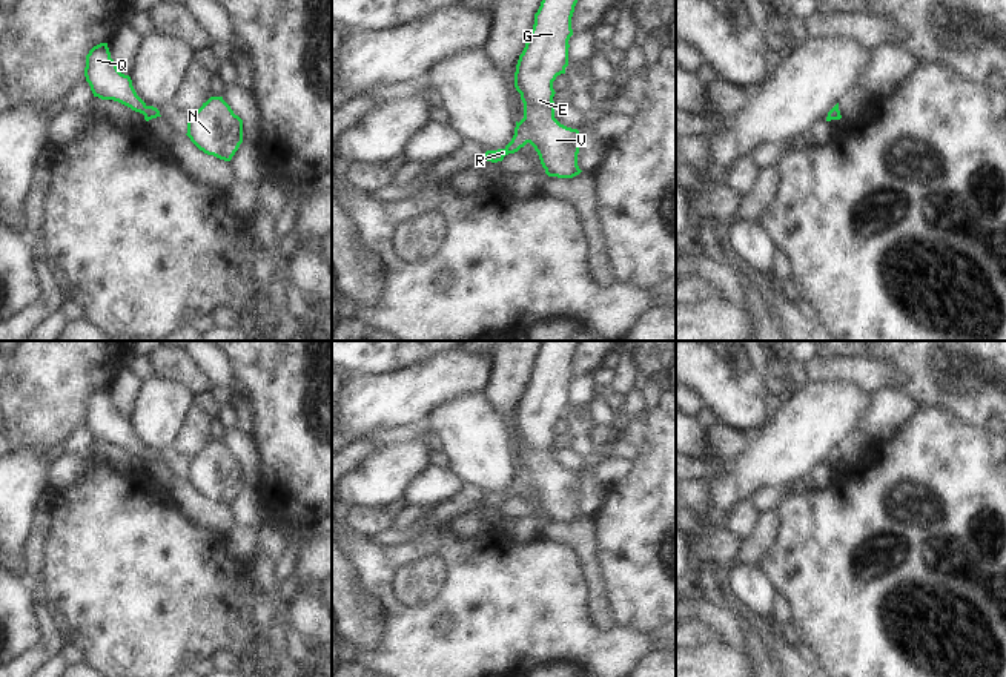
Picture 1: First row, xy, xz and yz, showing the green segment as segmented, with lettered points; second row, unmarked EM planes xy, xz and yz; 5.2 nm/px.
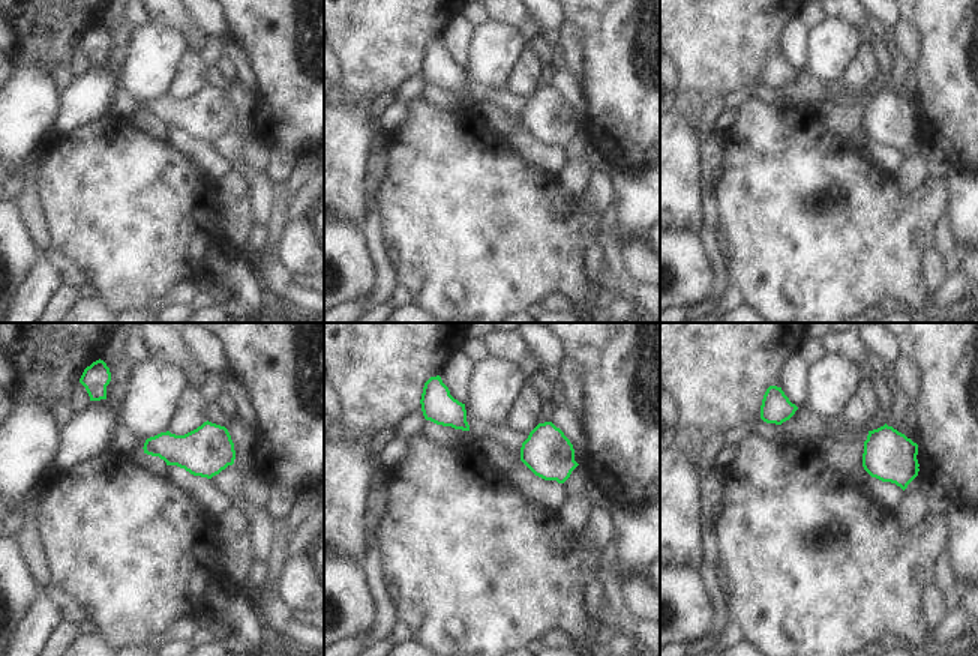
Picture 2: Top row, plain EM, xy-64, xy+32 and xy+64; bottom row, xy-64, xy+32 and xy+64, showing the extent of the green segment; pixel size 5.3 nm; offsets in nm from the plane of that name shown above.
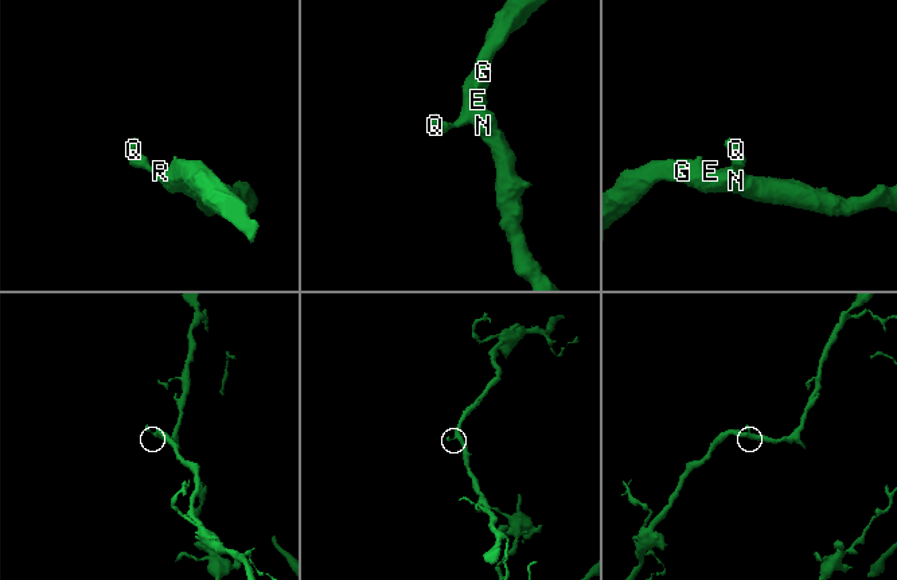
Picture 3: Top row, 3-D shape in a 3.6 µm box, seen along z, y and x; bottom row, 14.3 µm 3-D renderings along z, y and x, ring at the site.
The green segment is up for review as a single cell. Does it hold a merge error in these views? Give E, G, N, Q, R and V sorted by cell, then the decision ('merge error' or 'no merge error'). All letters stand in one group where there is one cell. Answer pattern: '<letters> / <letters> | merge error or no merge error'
E G N Q R V | no merge error

